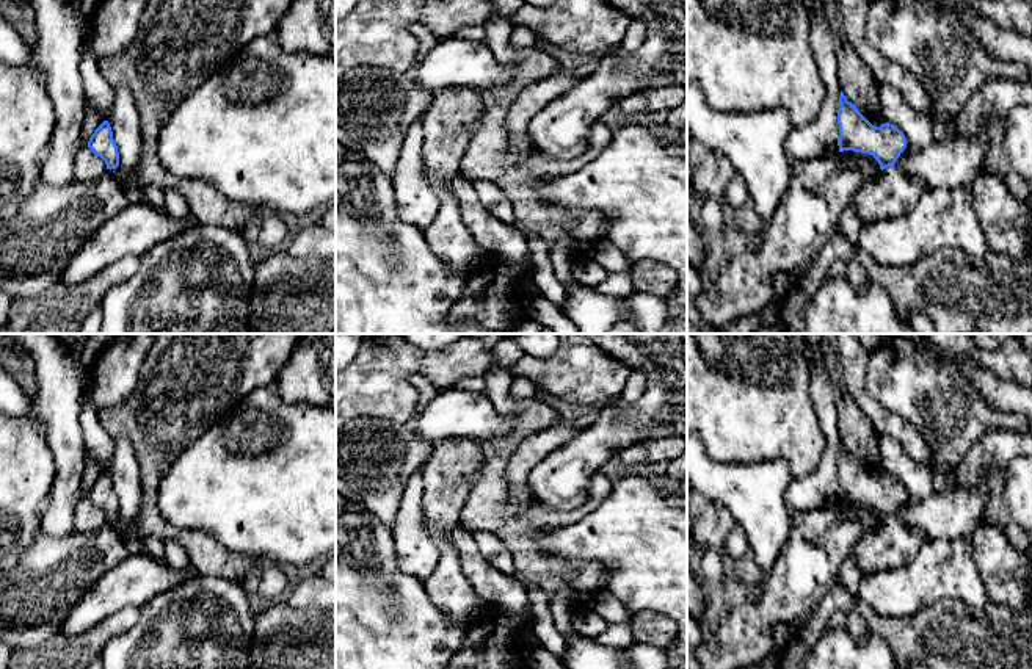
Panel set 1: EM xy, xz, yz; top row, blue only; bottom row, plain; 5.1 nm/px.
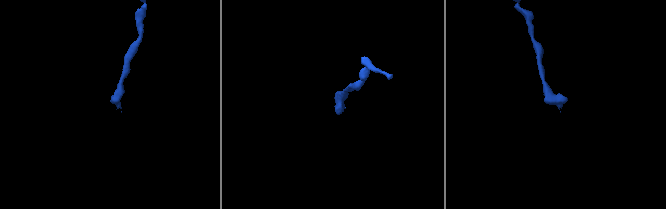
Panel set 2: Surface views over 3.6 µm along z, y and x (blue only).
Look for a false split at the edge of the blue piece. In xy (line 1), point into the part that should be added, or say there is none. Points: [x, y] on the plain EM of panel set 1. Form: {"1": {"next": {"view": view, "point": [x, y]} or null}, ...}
{"1": {"next": {"view": "xy", "point": [36, 594]}}}

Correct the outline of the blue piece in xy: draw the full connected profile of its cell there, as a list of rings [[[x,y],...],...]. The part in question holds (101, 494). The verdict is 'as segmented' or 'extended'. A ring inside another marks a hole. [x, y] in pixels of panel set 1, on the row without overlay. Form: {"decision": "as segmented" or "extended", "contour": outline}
{"decision": "extended", "contour": [[[108,472],[94,481],[88,498],[107,515],[107,523],[99,531],[75,531],[64,537],[39,531],[19,562],[0,570],[0,644],[11,650],[35,649],[58,635],[64,617],[88,589],[130,555],[124,537],[113,526],[119,517],[119,503]]]}

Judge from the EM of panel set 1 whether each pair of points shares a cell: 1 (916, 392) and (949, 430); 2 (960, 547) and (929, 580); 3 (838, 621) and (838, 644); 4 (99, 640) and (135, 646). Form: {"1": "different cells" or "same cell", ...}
{"1": "same cell", "2": "same cell", "3": "different cells", "4": "different cells"}

